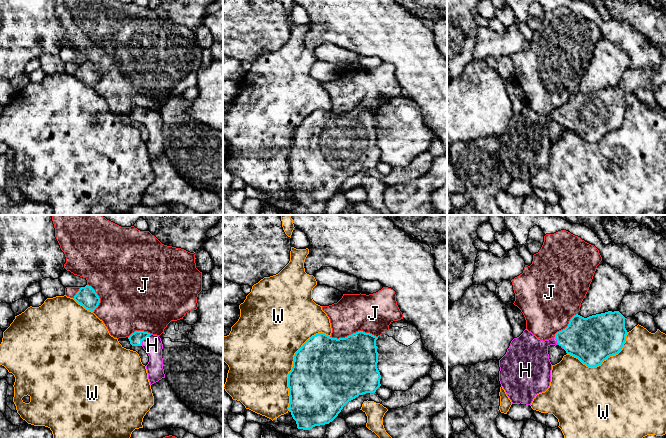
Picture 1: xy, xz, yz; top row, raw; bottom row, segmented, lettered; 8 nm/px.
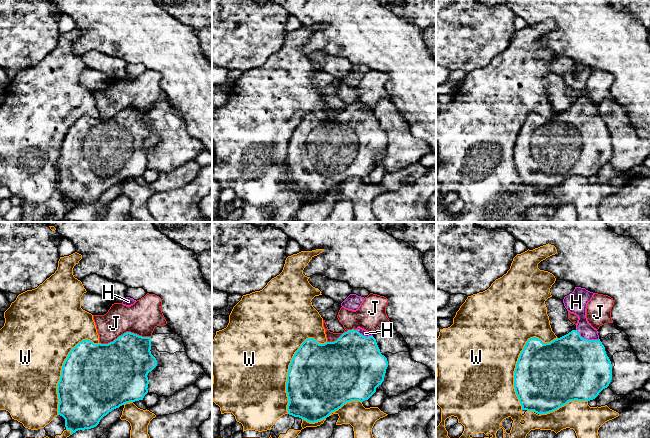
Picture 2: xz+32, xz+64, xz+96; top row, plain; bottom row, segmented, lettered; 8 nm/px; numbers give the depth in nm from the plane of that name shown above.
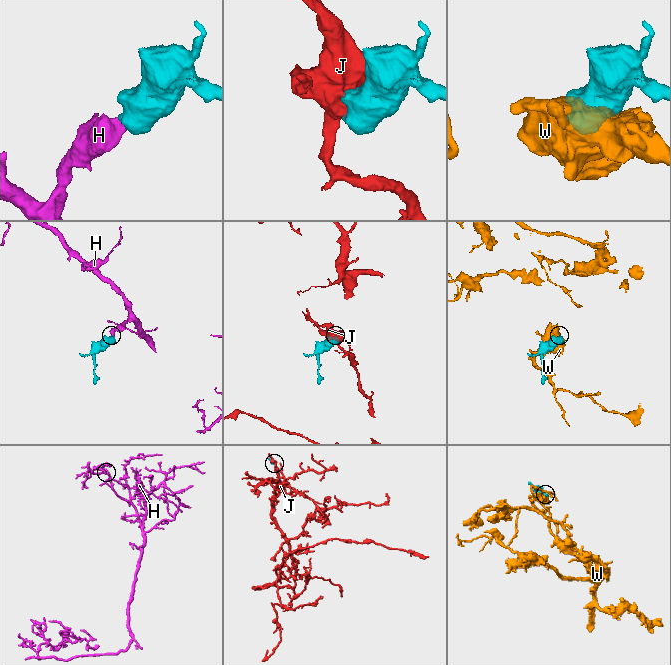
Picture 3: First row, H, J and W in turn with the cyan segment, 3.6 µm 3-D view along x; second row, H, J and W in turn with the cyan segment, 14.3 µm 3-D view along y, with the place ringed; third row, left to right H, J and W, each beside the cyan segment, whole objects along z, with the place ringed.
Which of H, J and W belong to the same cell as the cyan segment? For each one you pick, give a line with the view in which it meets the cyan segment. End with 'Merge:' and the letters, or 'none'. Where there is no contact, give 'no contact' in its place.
H: meets cyan in xy
Merge: H

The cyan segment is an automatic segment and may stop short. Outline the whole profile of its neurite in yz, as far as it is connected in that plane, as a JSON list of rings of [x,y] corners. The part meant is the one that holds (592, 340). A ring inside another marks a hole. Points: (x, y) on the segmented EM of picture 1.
[[[619,311],[587,318],[576,314],[565,329],[545,341],[525,329],[499,360],[499,381],[512,404],[531,405],[537,394],[549,388],[550,345],[559,345],[586,366],[597,367],[622,350],[627,335],[625,319]]]

